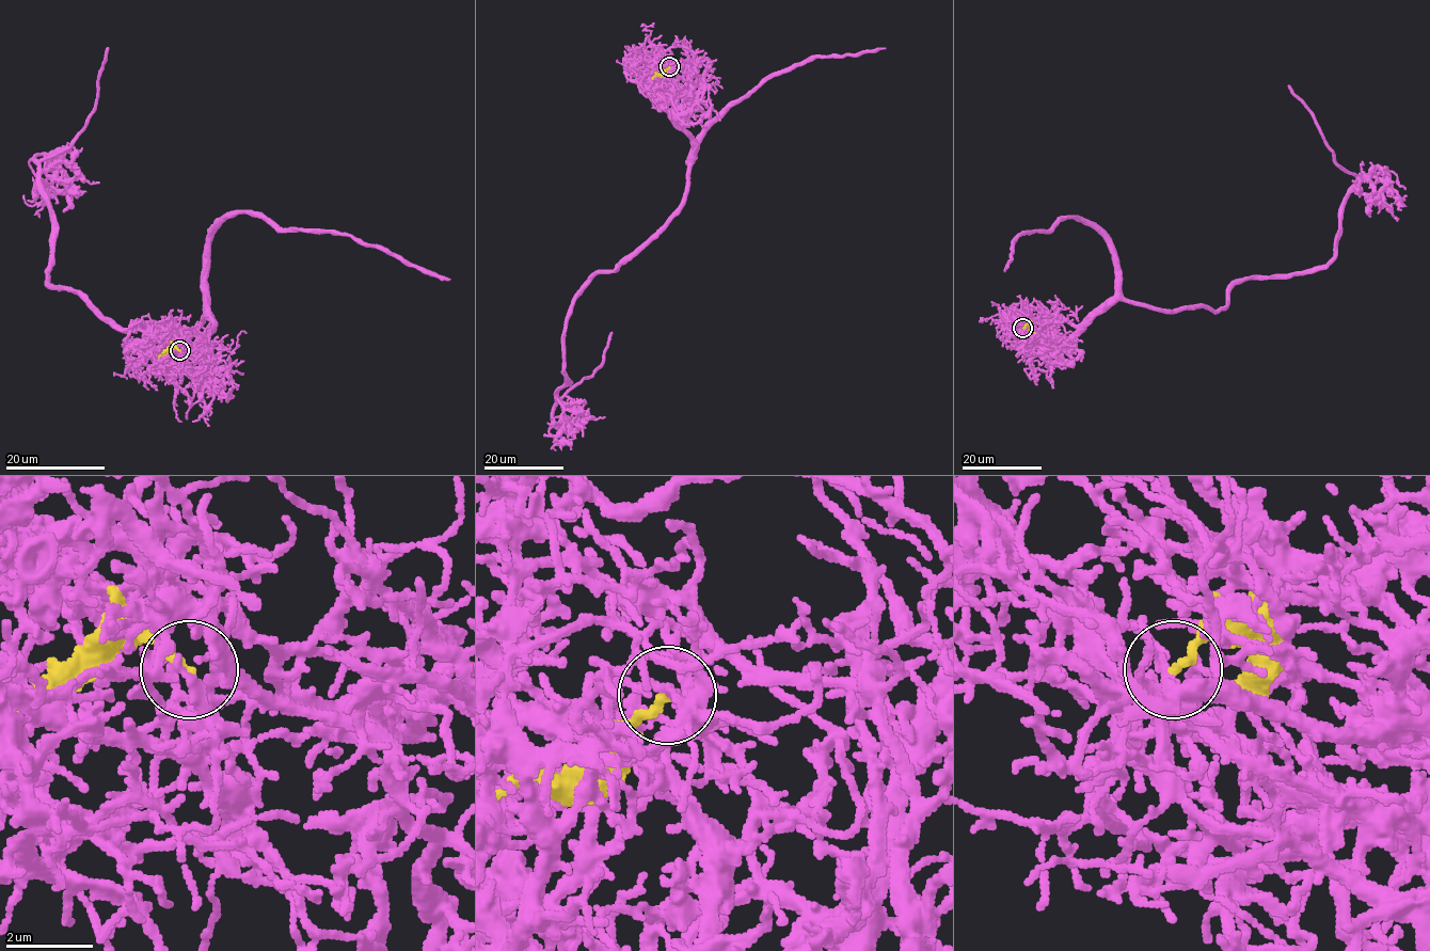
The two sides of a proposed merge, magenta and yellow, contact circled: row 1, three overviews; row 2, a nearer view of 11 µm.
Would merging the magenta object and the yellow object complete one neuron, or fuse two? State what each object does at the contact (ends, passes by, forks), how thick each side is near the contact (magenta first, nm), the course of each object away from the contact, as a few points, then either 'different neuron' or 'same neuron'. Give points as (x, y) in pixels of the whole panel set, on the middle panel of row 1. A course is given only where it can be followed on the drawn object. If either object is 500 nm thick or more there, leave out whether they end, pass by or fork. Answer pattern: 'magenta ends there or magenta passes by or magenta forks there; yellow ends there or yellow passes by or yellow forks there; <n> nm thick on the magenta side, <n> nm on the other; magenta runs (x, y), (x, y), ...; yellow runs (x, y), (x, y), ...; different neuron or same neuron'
magenta ends there; yellow ends there; 260 nm thick on the magenta side, 200 nm on the other; magenta runs (669, 66), (674, 122), (693, 140), (682, 207), (576, 296), (557, 400), (602, 364), (612, 332); yellow runs (669, 66), (652, 78); different neuron

